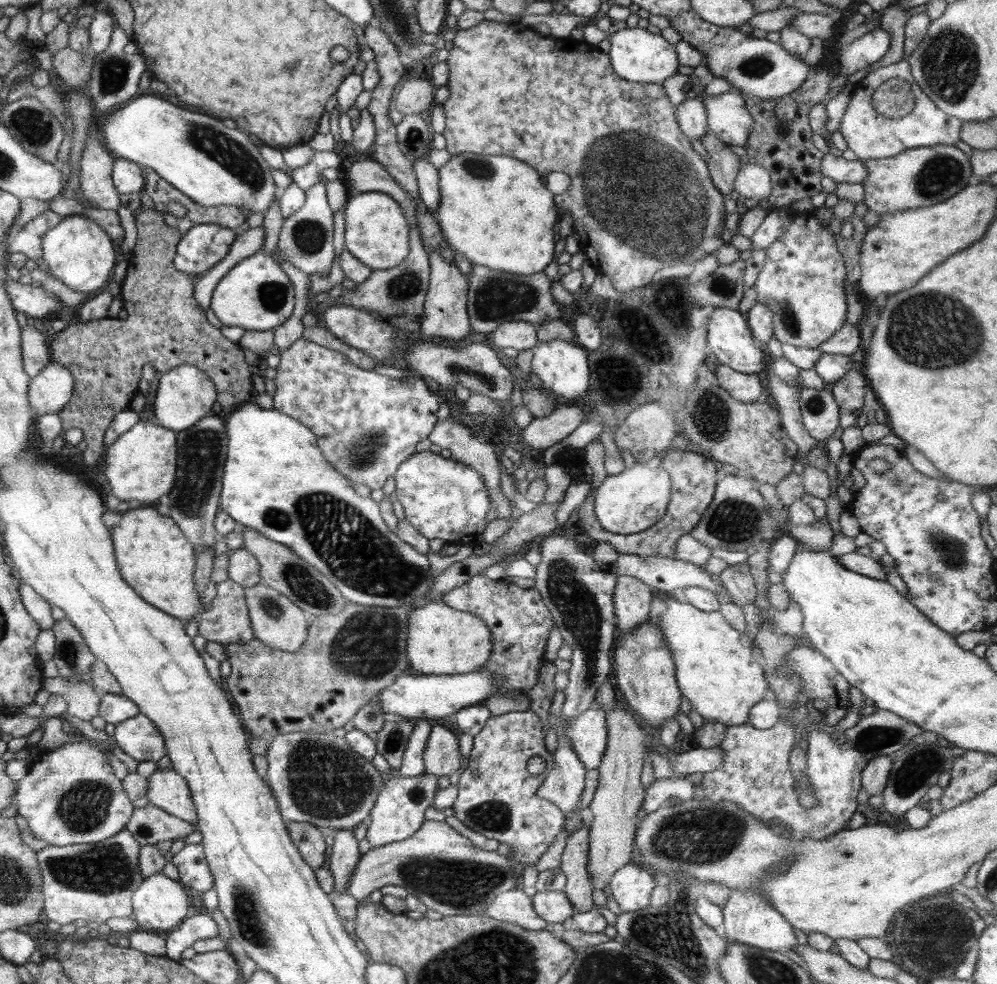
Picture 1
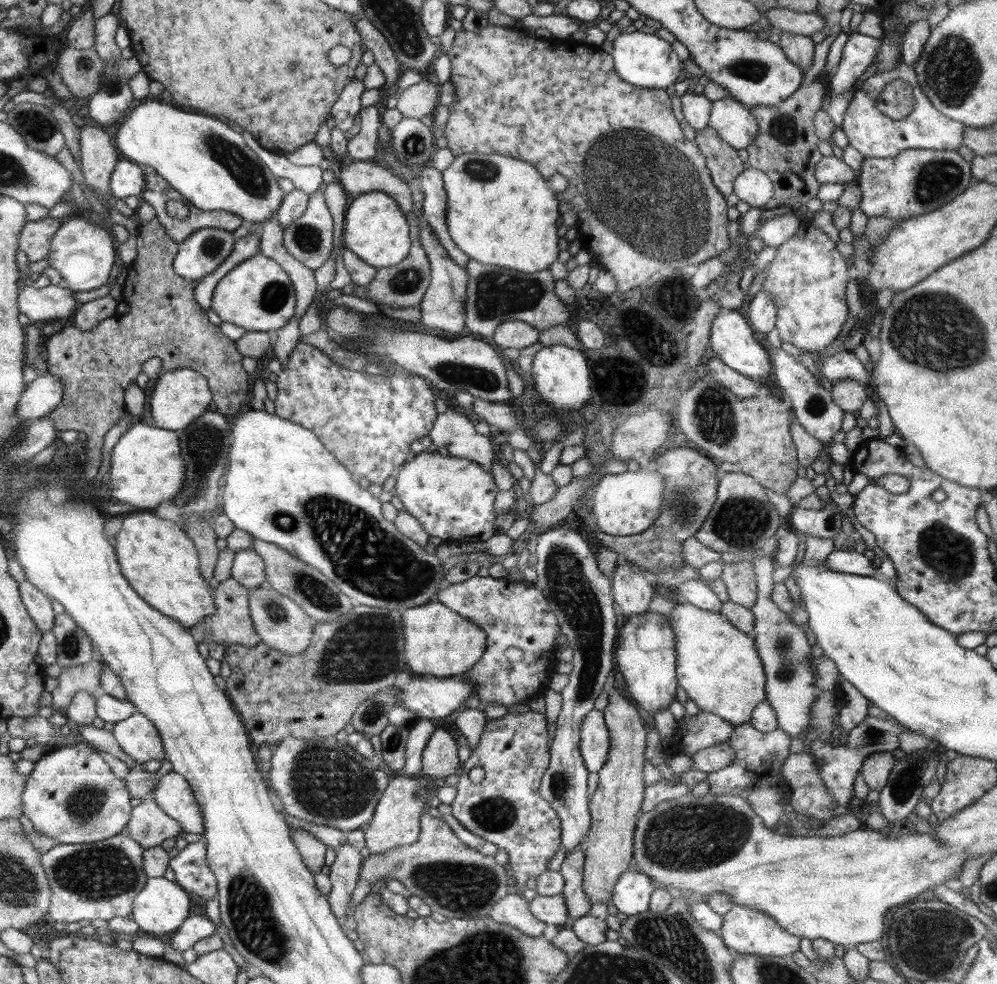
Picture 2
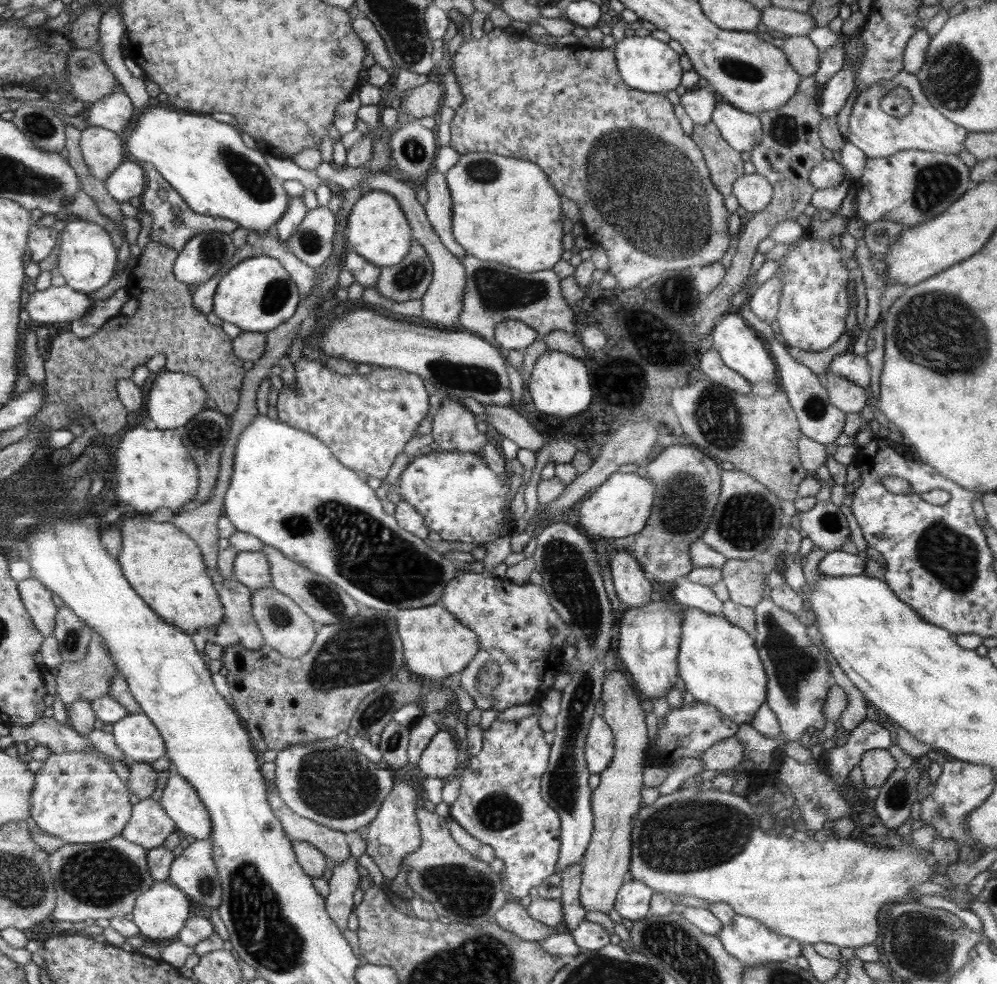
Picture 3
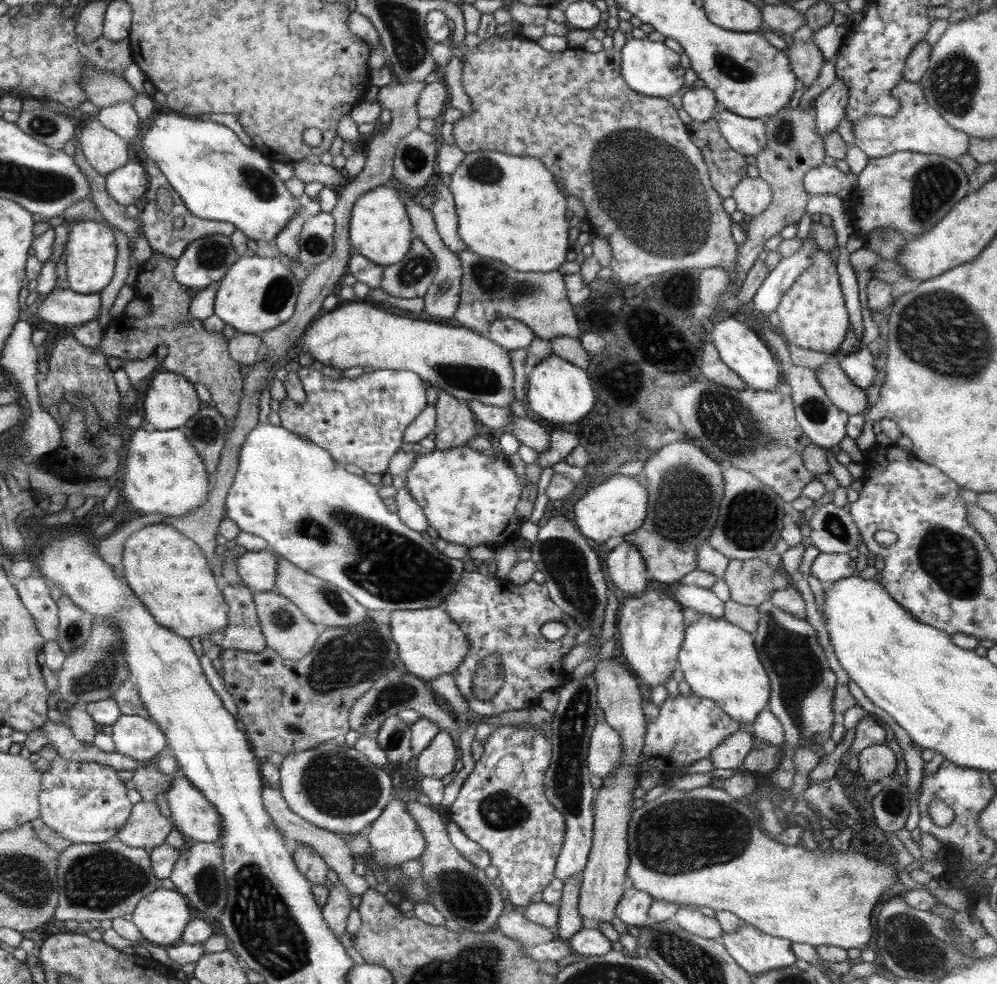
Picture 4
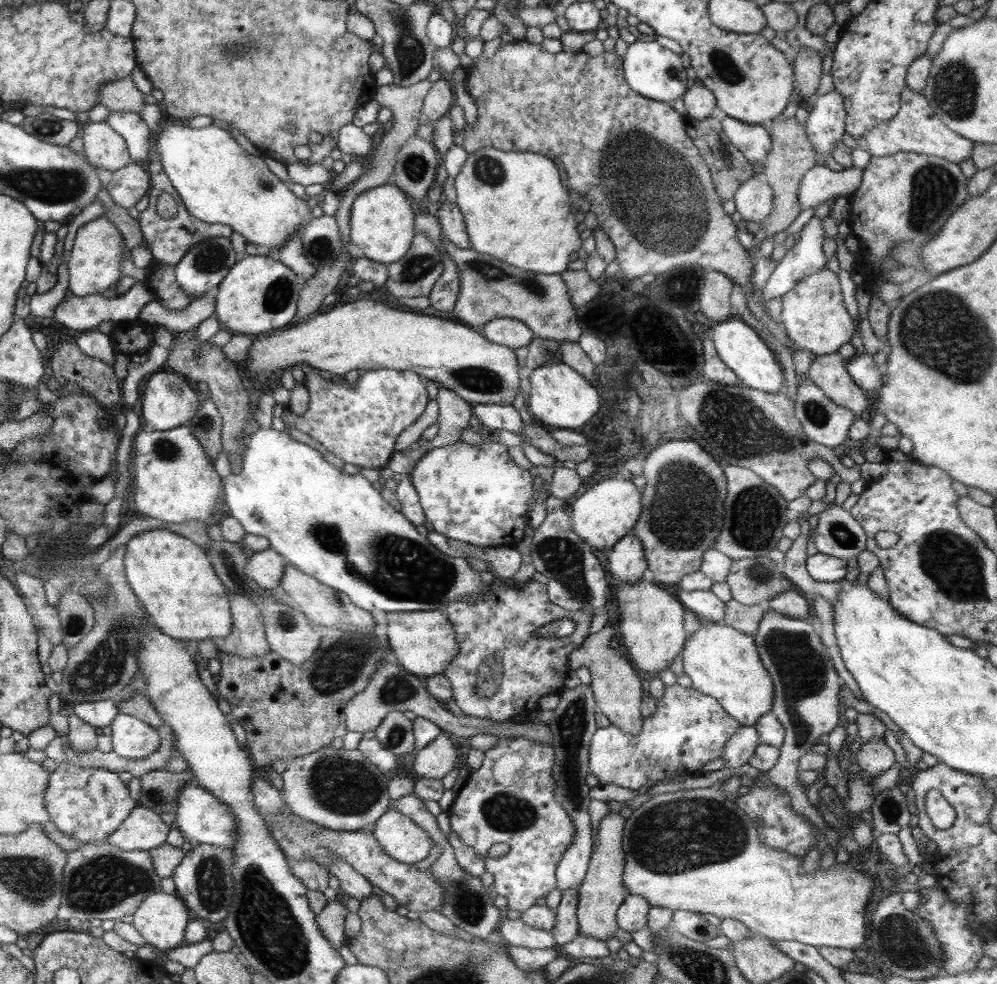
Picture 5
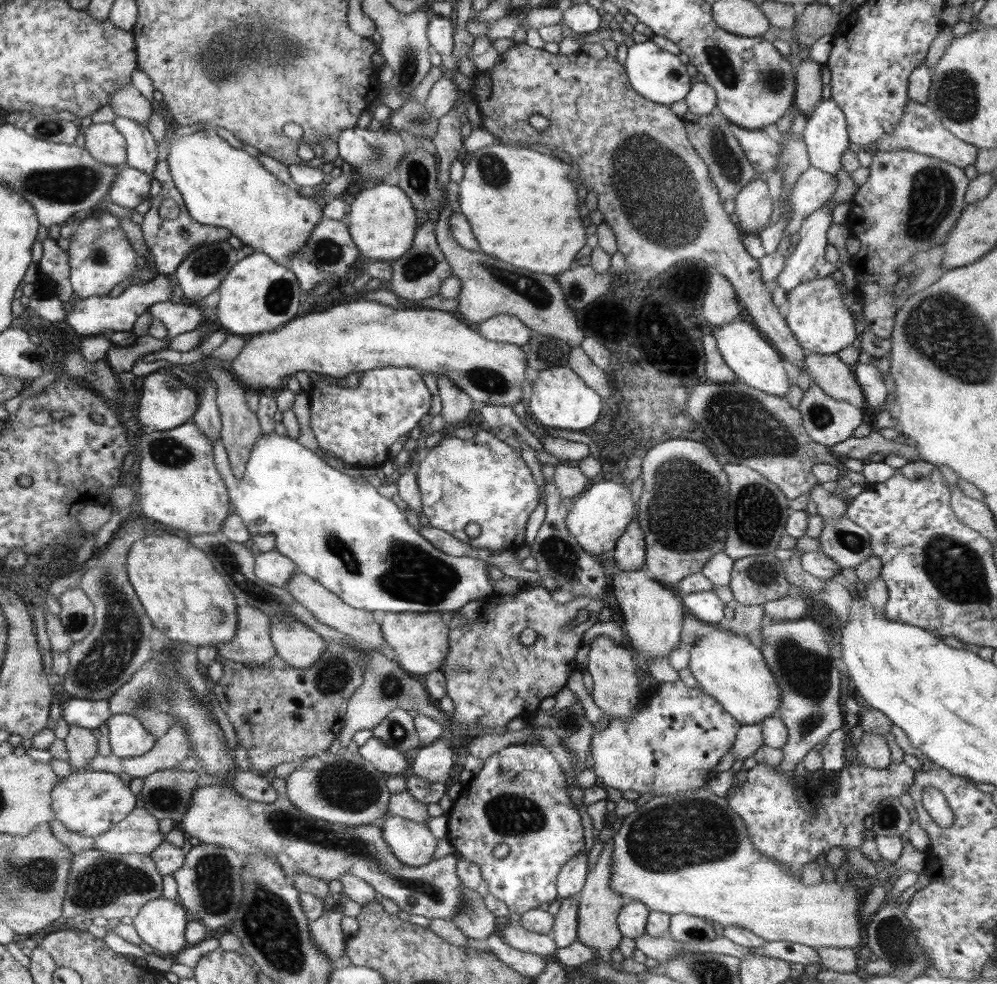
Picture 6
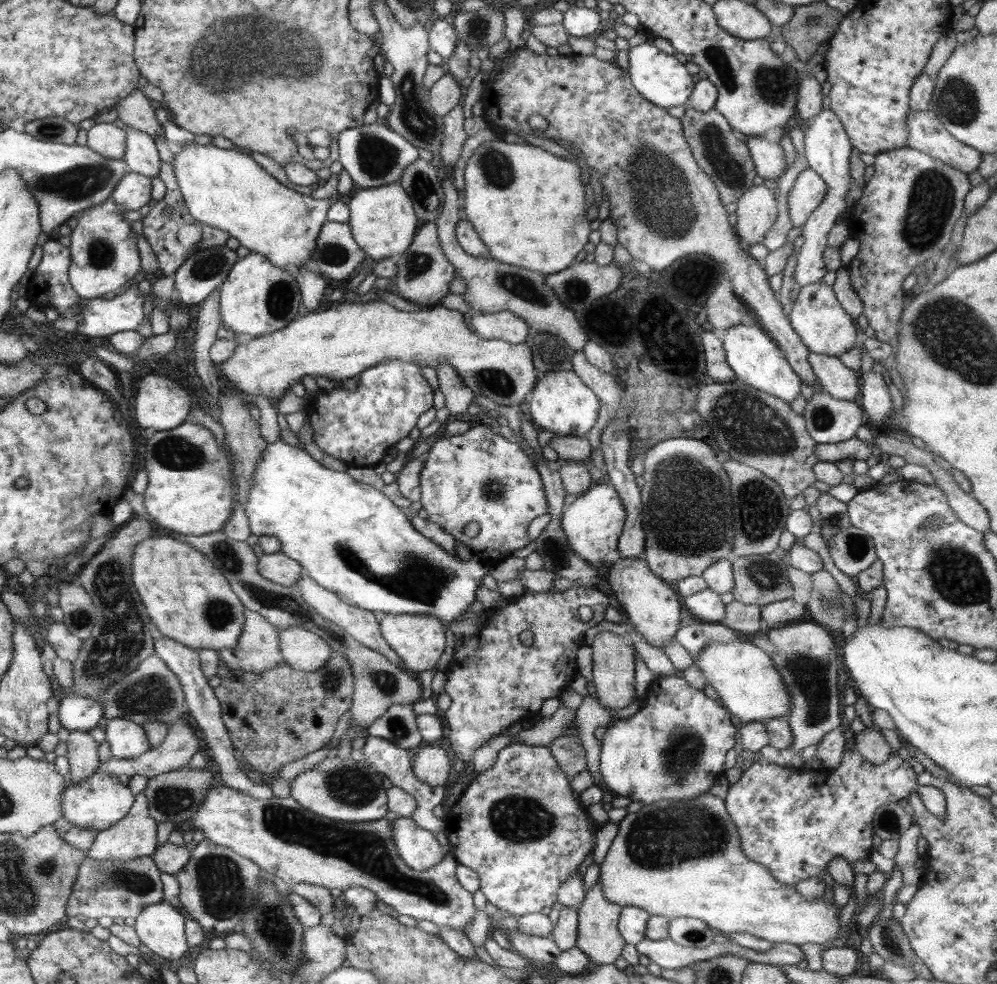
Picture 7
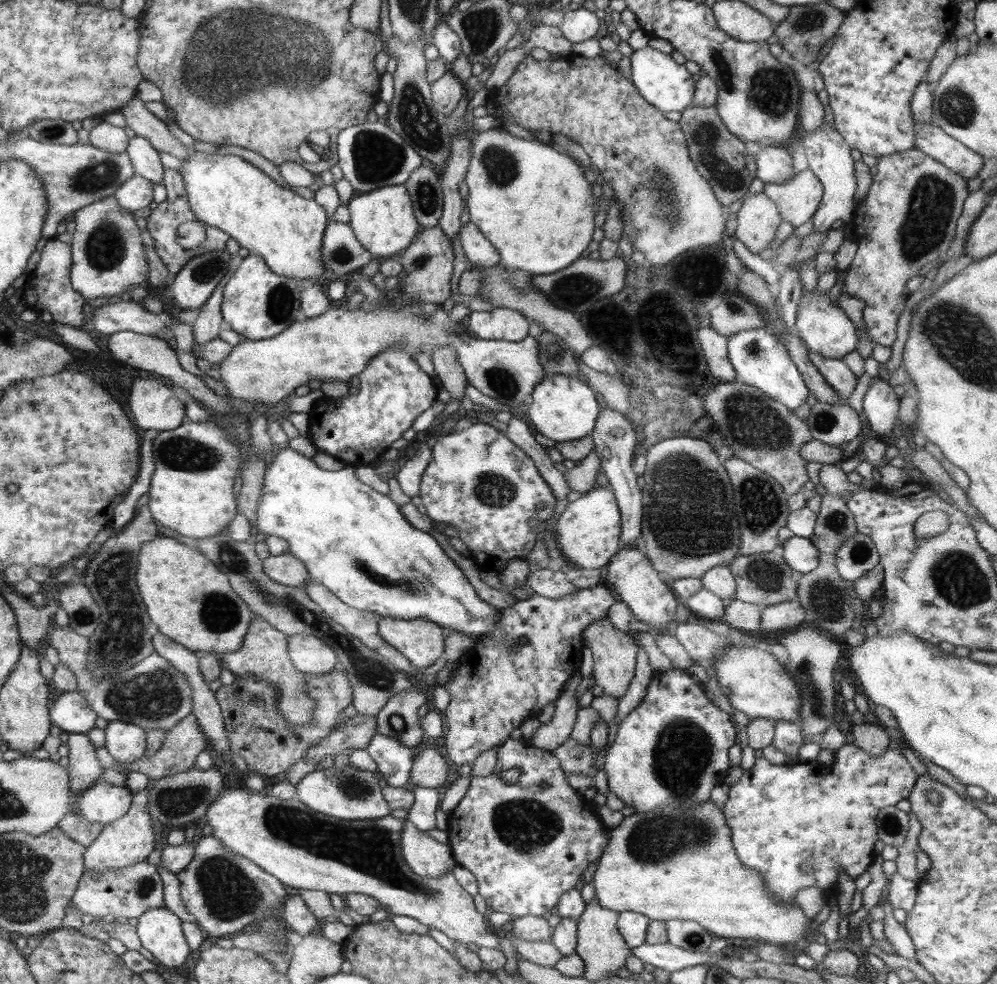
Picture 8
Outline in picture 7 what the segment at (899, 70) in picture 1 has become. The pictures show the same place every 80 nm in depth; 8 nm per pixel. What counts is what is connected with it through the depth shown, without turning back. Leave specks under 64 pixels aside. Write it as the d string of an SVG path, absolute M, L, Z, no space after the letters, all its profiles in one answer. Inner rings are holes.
M929 108L909 110L906 130L908 147L929 154L960 172L970 174L981 163L981 152L953 138Z

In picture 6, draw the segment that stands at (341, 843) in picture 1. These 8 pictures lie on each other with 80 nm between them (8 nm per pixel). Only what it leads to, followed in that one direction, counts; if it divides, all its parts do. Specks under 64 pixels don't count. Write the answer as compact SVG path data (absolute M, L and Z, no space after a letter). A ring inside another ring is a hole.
M333 907L328 915L322 915L318 920L309 924L309 931L318 949L328 955L328 959L337 967L345 953L348 936L342 933L340 921L344 913Z

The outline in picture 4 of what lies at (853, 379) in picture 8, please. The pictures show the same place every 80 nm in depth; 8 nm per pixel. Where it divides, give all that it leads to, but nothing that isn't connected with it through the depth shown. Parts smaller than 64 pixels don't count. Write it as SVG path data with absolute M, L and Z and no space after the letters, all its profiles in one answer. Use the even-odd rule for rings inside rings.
M838 356L828 358L828 362L820 366L820 370L814 371L816 379L837 408L844 410L849 416L865 414L872 403L873 393L855 386L840 368L839 360Z

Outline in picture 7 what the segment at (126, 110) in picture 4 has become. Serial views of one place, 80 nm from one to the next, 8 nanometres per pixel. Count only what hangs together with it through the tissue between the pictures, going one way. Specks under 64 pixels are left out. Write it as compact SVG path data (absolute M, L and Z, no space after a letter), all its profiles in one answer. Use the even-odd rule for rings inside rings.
M117 118L114 122L126 133L126 148L123 156L128 170L138 172L150 178L159 176L161 158L155 140L133 126L128 126Z

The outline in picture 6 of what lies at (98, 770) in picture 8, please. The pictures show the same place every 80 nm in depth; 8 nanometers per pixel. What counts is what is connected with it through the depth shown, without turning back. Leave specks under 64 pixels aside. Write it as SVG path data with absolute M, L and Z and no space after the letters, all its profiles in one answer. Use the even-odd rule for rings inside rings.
M69 725L69 733L64 739L68 751L71 770L89 769L89 762L98 753L98 741L90 728Z

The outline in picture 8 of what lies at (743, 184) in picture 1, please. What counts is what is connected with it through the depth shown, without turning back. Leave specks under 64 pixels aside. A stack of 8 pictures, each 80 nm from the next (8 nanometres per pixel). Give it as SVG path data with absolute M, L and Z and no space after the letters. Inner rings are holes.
M764 191L756 195L749 193L737 212L736 238L743 242L750 252L758 255L769 248L781 222L783 220L778 207Z

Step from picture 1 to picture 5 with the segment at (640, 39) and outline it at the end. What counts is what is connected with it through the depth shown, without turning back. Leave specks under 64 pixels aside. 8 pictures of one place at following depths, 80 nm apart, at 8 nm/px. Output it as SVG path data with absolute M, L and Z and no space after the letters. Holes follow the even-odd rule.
M637 40L627 46L626 54L623 56L623 75L634 92L658 102L672 103L687 91L688 78L680 55L660 46L657 40L650 42Z

